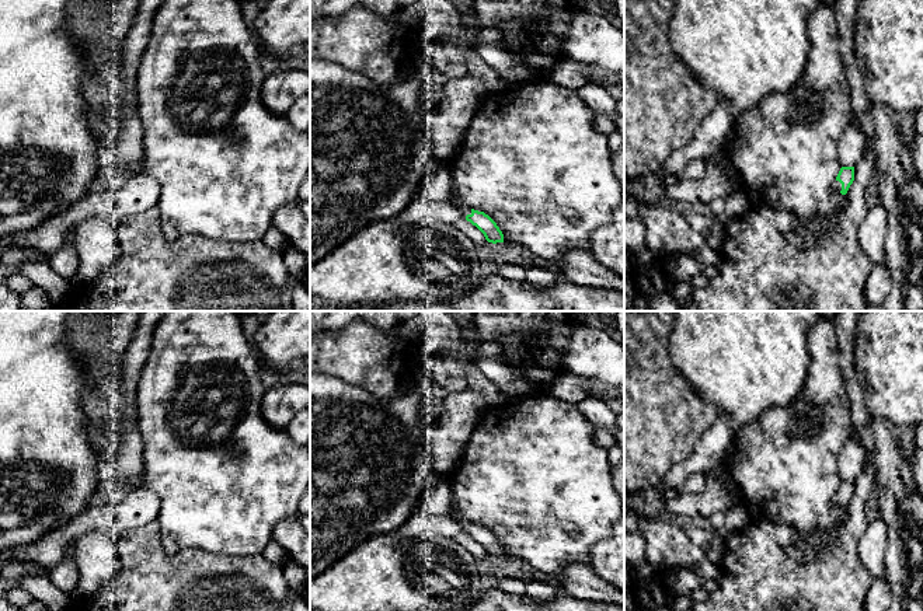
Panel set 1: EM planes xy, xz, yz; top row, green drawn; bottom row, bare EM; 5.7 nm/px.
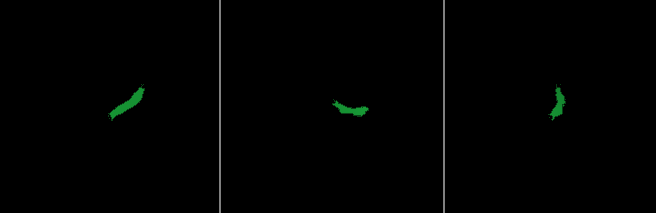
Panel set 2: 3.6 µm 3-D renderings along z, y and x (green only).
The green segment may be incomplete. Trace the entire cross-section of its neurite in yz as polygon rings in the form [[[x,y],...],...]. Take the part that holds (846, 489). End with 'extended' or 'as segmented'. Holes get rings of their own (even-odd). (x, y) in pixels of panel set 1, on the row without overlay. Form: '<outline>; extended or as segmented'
[[[842,481],[836,490],[836,495],[833,496],[832,503],[835,507],[846,509],[853,495],[854,495],[854,481]]]; extended

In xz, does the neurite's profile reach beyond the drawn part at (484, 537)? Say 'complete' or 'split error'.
split error

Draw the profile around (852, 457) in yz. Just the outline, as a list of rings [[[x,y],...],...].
[[[849,437],[839,457],[840,479],[856,481],[863,472],[864,460],[865,453],[861,443],[856,437]]]

